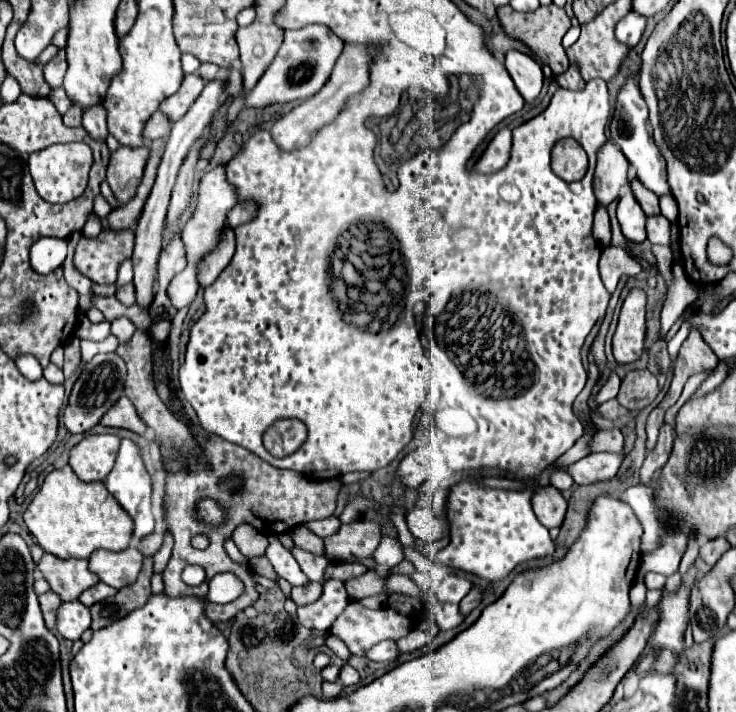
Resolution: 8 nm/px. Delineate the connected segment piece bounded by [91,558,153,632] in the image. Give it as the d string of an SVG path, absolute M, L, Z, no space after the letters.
M145 558L139 578L131 586L125 586L117 592L117 596L91 606L91 616L93 616L91 630L93 632L101 630L113 624L115 620L127 616L135 608L143 606L151 596L151 576L153 576L153 558Z

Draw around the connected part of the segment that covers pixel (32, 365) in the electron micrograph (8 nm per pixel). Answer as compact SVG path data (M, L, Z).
M17 356L15 358L15 366L19 368L19 372L29 378L29 380L39 380L43 376L43 368L39 364L39 360L35 360L35 356Z

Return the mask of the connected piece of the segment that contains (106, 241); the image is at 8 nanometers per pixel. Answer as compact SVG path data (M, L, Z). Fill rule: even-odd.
M107 228L95 238L82 235L75 249L74 265L93 282L113 284L119 264L133 254L133 240L133 230Z

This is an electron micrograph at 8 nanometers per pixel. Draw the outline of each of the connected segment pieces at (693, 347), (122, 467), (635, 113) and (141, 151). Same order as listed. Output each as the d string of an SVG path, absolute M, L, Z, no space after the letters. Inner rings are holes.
M693 330L679 350L679 376L673 376L671 392L681 394L689 376L711 370L717 366L717 362L719 362L719 358L715 356L715 352L711 352L711 348L703 340L703 336Z
M121 440L115 466L109 472L109 476L105 478L105 486L111 492L111 496L121 504L121 508L131 516L131 520L135 524L133 540L137 542L137 540L149 536L153 532L153 526L155 526L155 518L153 518L153 512L151 512L151 478L145 470L145 464L139 456L137 446L131 440Z
M635 74L627 76L625 84L621 86L619 94L617 94L617 102L615 102L615 112L611 116L611 142L615 142L621 152L625 154L625 158L629 160L631 166L635 166L637 170L637 178L657 196L663 194L671 194L669 186L667 186L667 176L665 176L665 160L659 152L659 148L655 146L655 142L651 140L651 134L647 134L647 104L639 92L639 84Z
M119 146L115 152L111 152L107 166L107 182L121 204L127 204L133 198L141 182L147 158L149 158L147 146L139 148Z

